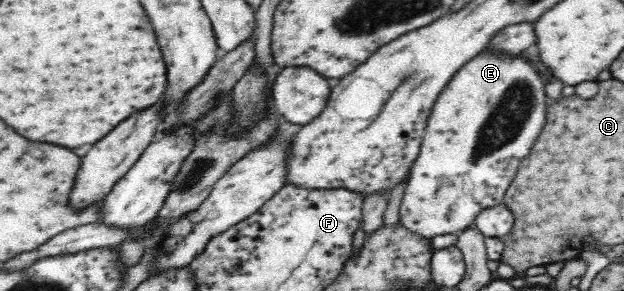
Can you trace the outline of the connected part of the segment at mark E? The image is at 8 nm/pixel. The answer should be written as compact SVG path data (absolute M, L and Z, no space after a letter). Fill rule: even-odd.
M485 48L479 55L471 59L471 61L467 61L467 63L451 77L451 81L445 85L445 89L439 94L437 101L434 101L434 106L432 107L426 124L426 132L423 136L423 143L421 144L419 155L414 161L408 182L404 189L403 199L400 204L400 222L407 229L427 239L432 239L436 235L457 233L457 231L461 231L461 229L465 229L465 227L469 227L473 224L476 216L478 216L481 211L503 204L504 195L511 185L511 182L516 178L519 166L523 159L530 154L535 141L537 141L539 129L545 127L545 121L547 121L545 115L548 106L546 98L545 78L537 71L537 67L533 64L533 60L523 56L521 53L511 55L498 51L498 49Z

